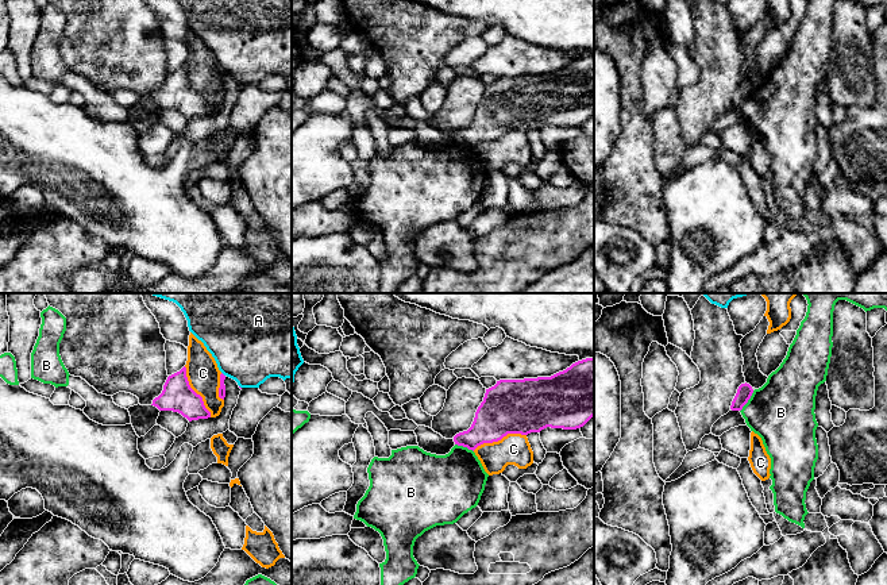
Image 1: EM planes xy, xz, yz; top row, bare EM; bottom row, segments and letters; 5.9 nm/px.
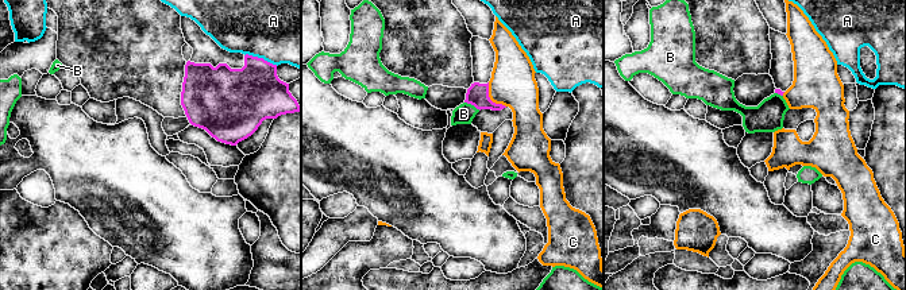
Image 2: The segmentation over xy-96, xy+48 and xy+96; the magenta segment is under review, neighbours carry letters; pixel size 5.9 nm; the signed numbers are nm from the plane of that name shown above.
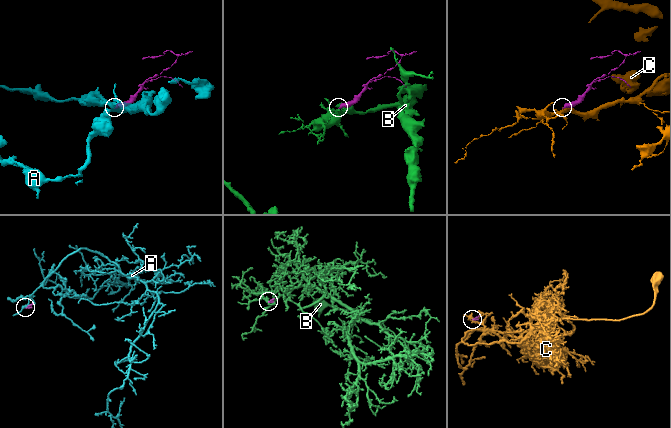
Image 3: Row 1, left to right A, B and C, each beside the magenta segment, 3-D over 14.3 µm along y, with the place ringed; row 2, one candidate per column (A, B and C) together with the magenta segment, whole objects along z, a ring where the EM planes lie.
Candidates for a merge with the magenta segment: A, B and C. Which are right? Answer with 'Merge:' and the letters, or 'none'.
Merge: none

